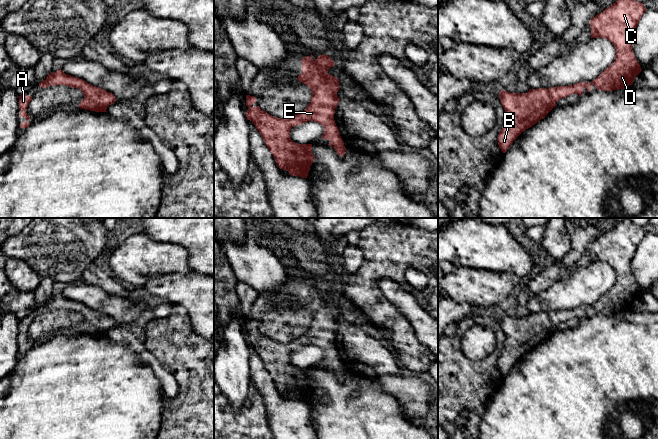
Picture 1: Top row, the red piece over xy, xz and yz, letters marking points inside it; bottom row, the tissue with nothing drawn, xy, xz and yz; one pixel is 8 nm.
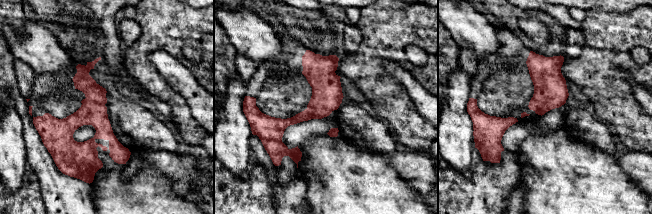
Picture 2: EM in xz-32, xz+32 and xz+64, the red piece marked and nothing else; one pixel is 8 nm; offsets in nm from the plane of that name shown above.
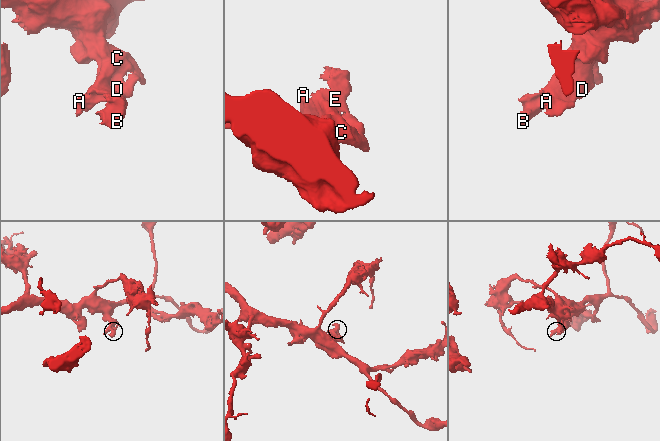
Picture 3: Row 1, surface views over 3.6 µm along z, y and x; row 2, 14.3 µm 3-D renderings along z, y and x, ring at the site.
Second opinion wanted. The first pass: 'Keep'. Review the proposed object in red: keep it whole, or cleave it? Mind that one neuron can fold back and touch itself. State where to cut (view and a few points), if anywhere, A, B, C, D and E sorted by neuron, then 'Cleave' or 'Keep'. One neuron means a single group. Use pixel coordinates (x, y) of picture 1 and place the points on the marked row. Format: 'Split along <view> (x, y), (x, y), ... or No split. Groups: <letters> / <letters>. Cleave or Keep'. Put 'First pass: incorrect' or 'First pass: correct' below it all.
No split. Groups: A B C D E. Keep
First pass: correct

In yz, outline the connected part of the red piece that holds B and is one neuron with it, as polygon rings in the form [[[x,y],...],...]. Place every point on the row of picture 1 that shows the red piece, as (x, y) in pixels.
[[[617,0],[613,5],[607,7],[602,13],[590,20],[591,38],[605,38],[609,40],[616,49],[615,61],[606,68],[596,79],[590,83],[579,82],[569,86],[550,87],[549,89],[530,89],[526,93],[510,93],[501,90],[499,98],[505,110],[504,125],[498,134],[498,145],[505,153],[513,141],[526,129],[543,119],[555,106],[556,102],[571,94],[583,95],[583,88],[588,92],[594,85],[597,90],[613,91],[625,89],[633,84],[635,77],[642,71],[632,50],[631,37],[638,25],[646,8],[643,3],[636,0]]]

